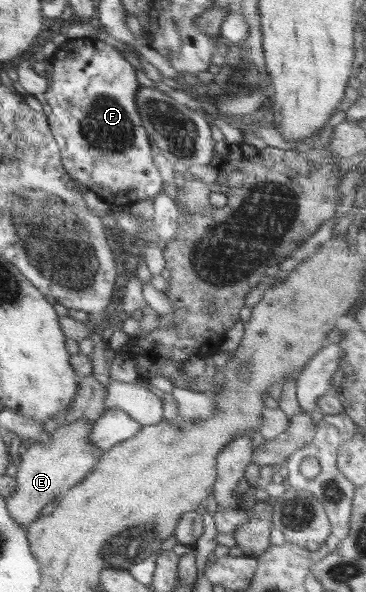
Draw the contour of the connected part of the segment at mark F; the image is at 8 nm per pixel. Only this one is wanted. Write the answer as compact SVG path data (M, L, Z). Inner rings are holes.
M88 37L67 40L47 59L47 64L52 83L41 98L47 108L50 132L59 146L61 163L68 176L95 192L111 207L126 208L127 205L158 195L163 190L164 182L153 163L154 149L136 109L136 92L140 83L132 63L116 47L96 37Z

